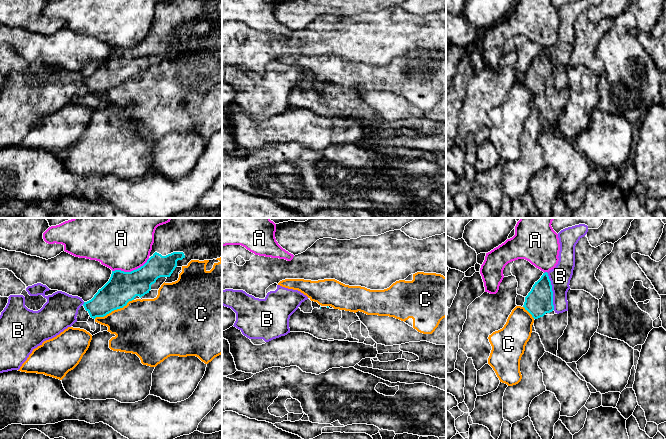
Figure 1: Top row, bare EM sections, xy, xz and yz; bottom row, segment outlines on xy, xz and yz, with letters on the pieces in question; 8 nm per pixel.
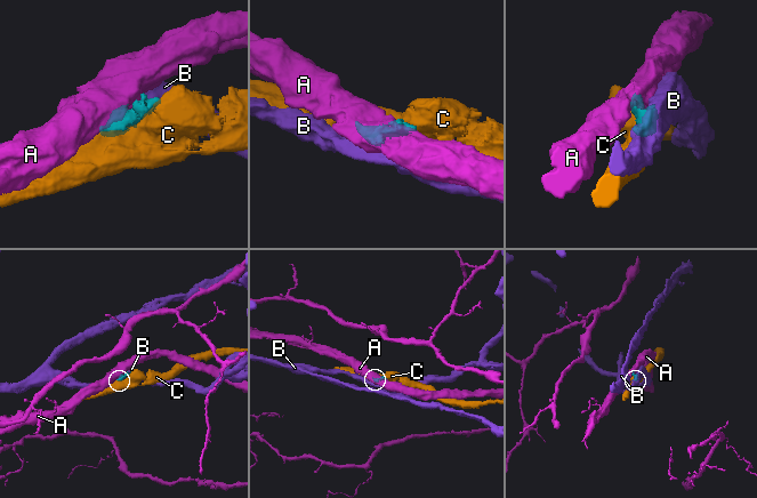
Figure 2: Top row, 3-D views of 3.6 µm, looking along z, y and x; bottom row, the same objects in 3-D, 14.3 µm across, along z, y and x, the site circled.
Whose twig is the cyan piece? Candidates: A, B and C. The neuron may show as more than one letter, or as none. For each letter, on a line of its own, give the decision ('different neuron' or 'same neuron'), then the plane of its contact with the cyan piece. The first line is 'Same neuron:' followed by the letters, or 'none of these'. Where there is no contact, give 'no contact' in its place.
Same neuron: none of these
A: different neuron; meets cyan in xy
B: different neuron; meets cyan in yz
C: different neuron; meets cyan in xy

